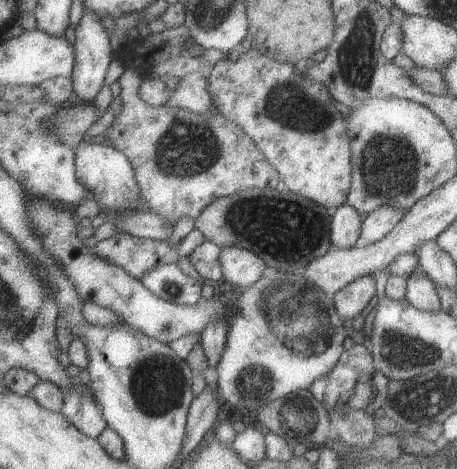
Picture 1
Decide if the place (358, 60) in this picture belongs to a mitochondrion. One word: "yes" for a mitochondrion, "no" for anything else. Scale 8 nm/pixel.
yes

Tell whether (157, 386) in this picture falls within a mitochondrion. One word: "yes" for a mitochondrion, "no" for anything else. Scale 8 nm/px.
yes

